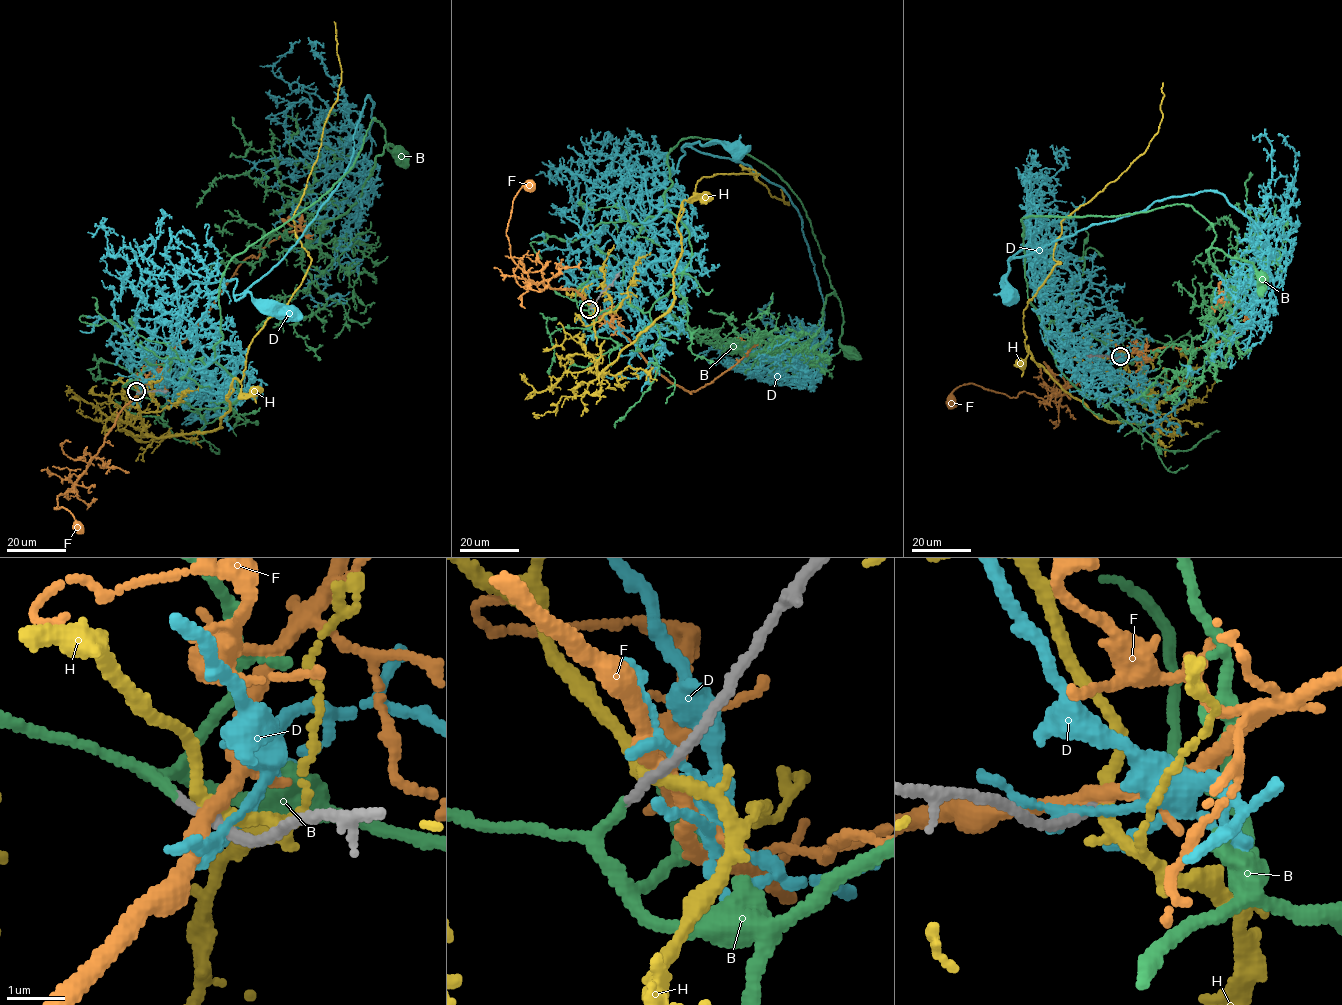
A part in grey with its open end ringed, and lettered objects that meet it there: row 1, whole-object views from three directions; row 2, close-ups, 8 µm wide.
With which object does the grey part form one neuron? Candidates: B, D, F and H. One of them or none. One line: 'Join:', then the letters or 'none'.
Join: B

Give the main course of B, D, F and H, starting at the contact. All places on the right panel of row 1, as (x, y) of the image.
B: (1119, 356), (1118, 395), (1103, 398), (1056, 365), (1029, 300), (1023, 218), (1191, 205), (1213, 247), (1262, 277)
D: (1117, 357), (1104, 341), (1077, 372), (1061, 362), (1029, 230), (1043, 250), (1009, 257), (1009, 294)
F: (1118, 357), (1094, 360), (1078, 383), (1046, 401), (1027, 392), (1009, 397), (973, 384), (960, 385), (951, 403)
H: (1118, 357), (1130, 390), (1161, 420), (1150, 425), (1098, 418), (1035, 361), (1028, 347), (1021, 364)

